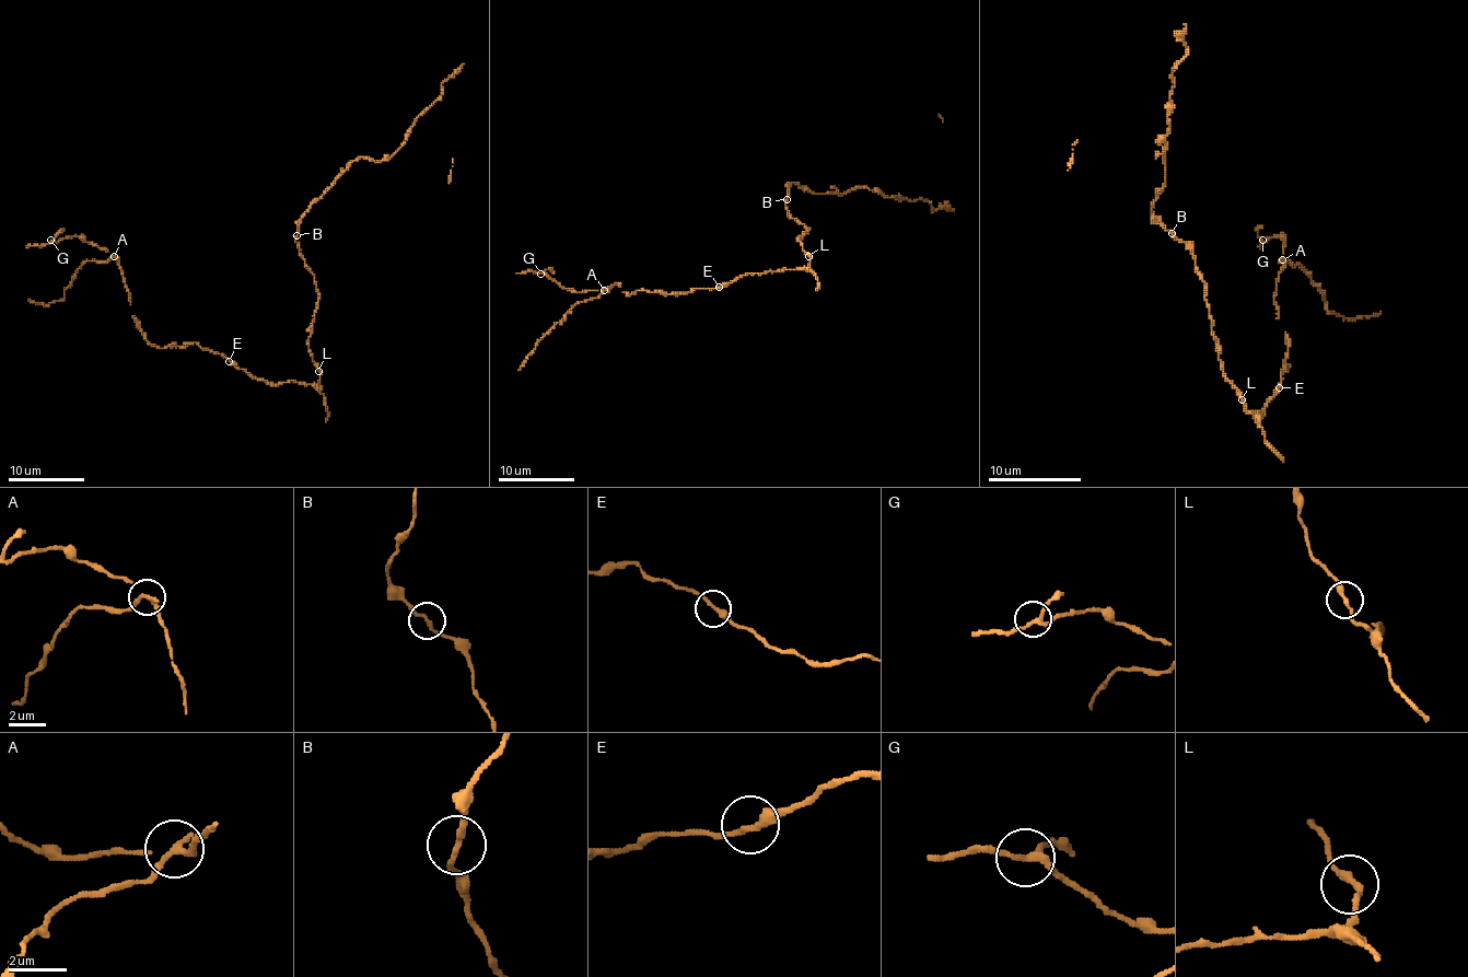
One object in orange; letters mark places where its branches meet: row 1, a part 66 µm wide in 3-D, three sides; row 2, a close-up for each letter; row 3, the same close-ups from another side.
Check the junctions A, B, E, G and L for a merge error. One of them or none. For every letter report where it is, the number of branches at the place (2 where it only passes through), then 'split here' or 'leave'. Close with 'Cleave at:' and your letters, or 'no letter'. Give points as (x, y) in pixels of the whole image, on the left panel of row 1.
A: (114, 256) | 3 | split here
B: (296, 235) | 2 | leave
E: (229, 361) | 2 | leave
G: (50, 240) | 3 | leave
L: (318, 371) | 2 | leave
Cleave at: A

